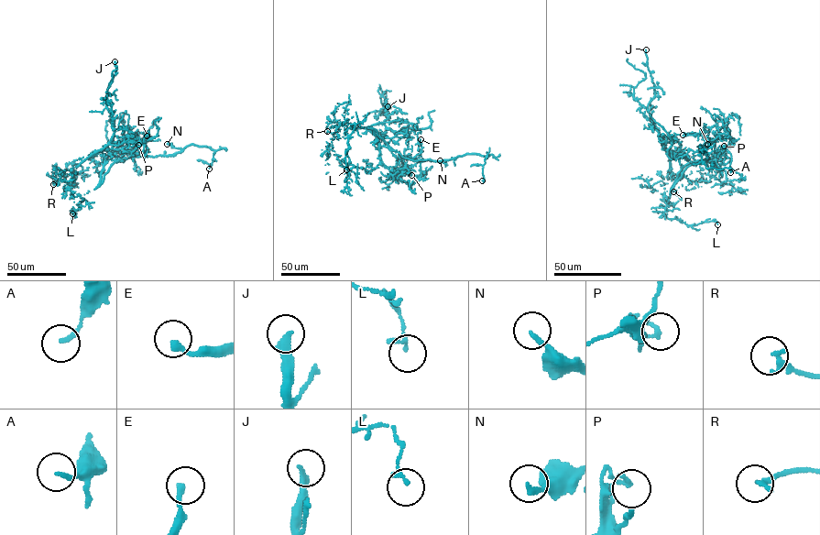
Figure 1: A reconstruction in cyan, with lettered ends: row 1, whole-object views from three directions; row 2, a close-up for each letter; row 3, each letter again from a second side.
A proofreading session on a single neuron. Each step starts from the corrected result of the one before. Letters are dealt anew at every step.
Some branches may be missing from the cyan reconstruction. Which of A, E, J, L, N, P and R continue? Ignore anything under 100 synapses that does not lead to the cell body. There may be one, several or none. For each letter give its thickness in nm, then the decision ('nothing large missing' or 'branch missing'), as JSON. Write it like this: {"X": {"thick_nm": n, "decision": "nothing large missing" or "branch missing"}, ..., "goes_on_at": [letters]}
{"A": {"thick_nm": 160, "decision": "nothing large missing"}, "E": {"thick_nm": 240, "decision": "nothing large missing"}, "J": {"thick_nm": 320, "decision": "nothing large missing"}, "L": {"thick_nm": 140, "decision": "nothing large missing"}, "N": {"thick_nm": 200, "decision": "nothing large missing"}, "P": {"thick_nm": 170, "decision": "nothing large missing"}, "R": {"thick_nm": 240, "decision": "nothing large missing"}, "goes_on_at": []}

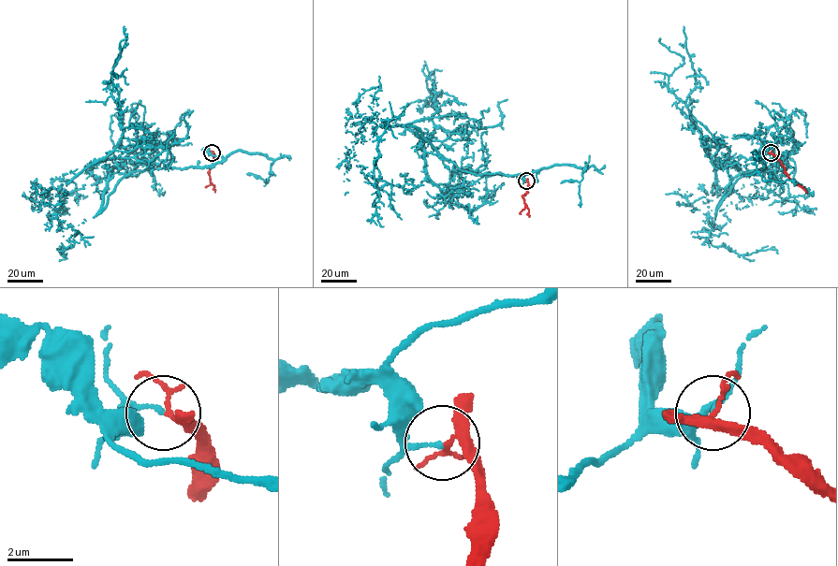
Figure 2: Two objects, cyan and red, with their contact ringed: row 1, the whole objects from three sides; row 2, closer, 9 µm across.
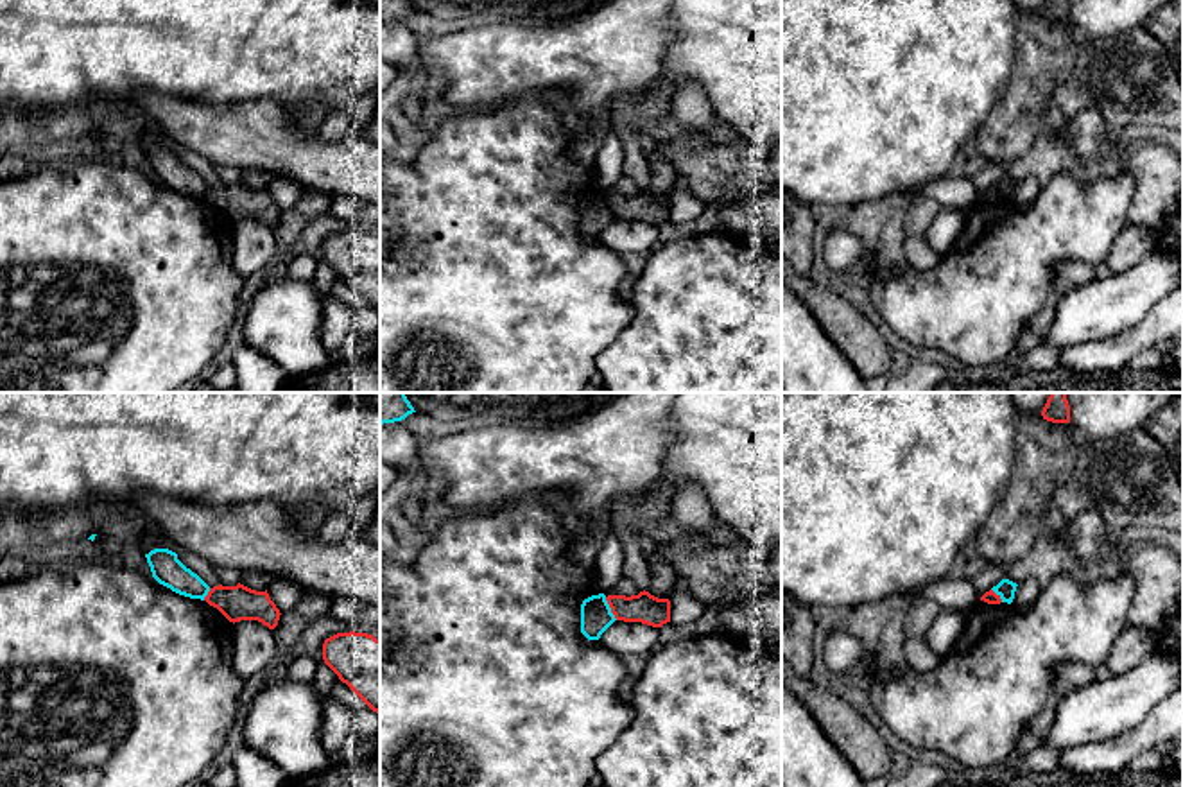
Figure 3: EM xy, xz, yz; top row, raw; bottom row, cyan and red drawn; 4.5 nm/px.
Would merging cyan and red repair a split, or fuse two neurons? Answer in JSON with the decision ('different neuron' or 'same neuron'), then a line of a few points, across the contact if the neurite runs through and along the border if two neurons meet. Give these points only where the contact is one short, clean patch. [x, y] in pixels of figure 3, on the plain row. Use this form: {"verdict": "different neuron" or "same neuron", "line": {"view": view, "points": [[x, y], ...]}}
{"verdict": "different neuron", "line": {"view": "xz", "points": [[604, 196], [617, 217]]}}

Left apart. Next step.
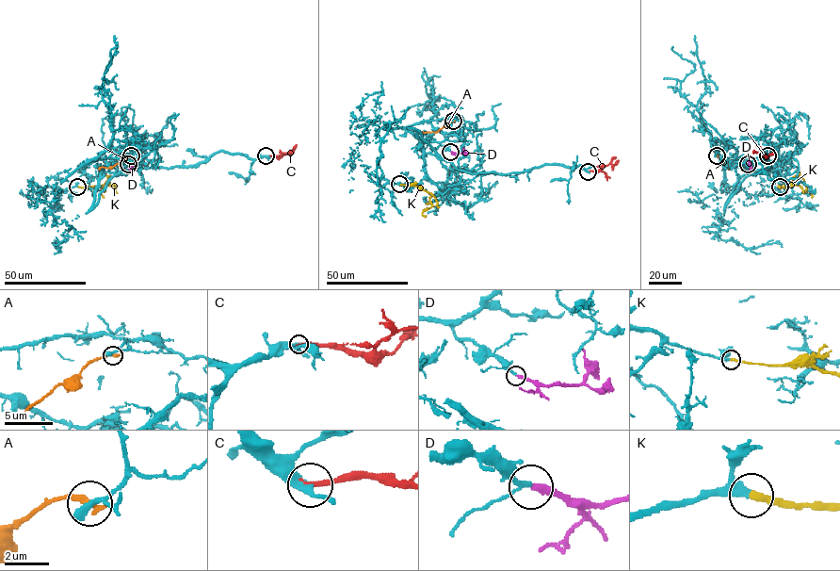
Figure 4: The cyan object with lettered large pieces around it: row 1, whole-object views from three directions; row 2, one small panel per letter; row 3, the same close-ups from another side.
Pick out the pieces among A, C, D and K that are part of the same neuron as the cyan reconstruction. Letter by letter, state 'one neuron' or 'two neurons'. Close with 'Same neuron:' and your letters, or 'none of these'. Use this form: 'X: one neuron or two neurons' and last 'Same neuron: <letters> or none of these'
A: two neurons
C: one neuron
D: one neuron
K: one neuron
Same neuron: C, D, K

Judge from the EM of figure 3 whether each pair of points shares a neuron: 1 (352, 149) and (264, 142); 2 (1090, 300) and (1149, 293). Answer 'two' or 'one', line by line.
1: one
2: one

